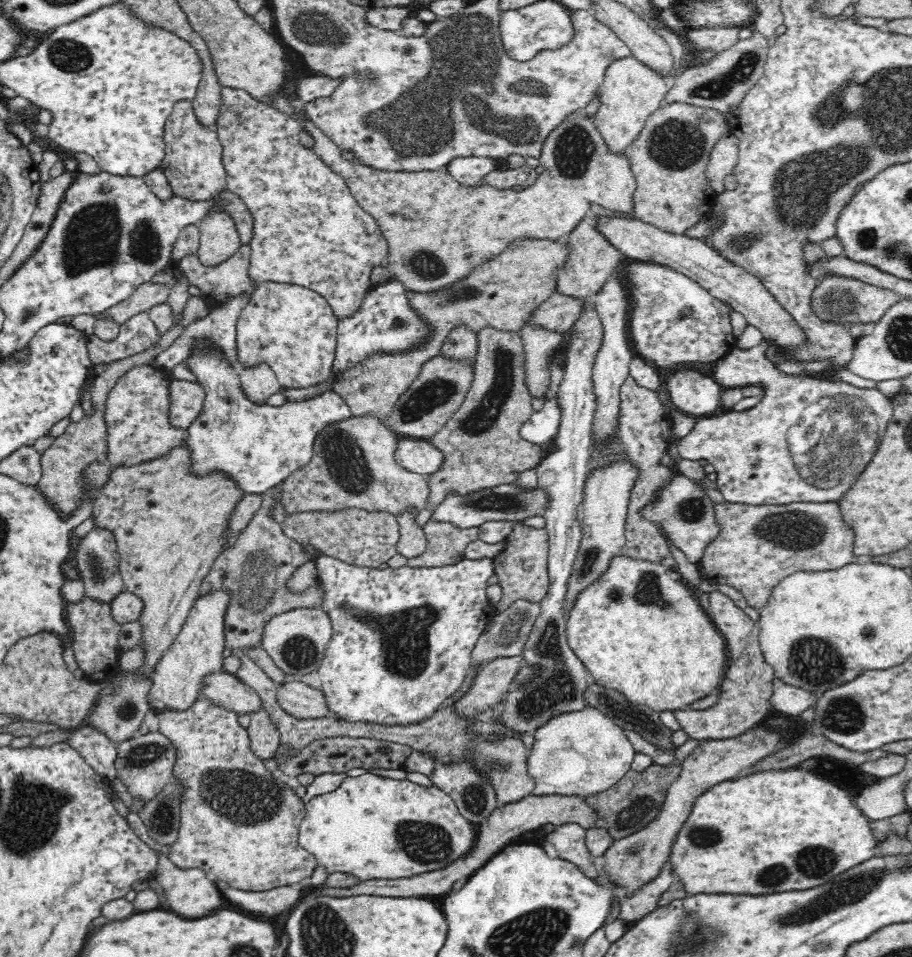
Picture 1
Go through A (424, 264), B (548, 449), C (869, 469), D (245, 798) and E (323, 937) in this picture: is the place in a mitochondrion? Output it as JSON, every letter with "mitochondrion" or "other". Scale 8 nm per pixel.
{"A":"mitochondrion","B":"other","C":"mitochondrion","D":"mitochondrion","E":"mitochondrion"}

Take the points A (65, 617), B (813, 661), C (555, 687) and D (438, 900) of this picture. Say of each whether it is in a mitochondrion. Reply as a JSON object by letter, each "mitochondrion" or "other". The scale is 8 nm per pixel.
{"A":"other","B":"mitochondrion","C":"mitochondrion","D":"other"}

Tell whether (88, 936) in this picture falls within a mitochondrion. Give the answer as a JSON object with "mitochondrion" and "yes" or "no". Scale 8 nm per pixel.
{"mitochondrion":"no"}

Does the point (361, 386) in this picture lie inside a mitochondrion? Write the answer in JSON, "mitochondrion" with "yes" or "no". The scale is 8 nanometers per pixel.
{"mitochondrion":"no"}

